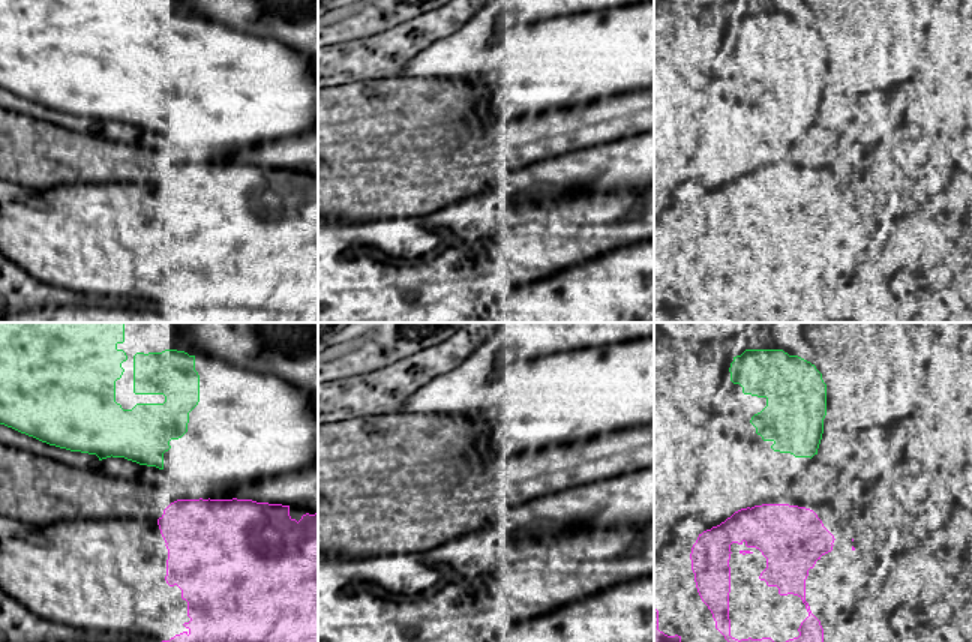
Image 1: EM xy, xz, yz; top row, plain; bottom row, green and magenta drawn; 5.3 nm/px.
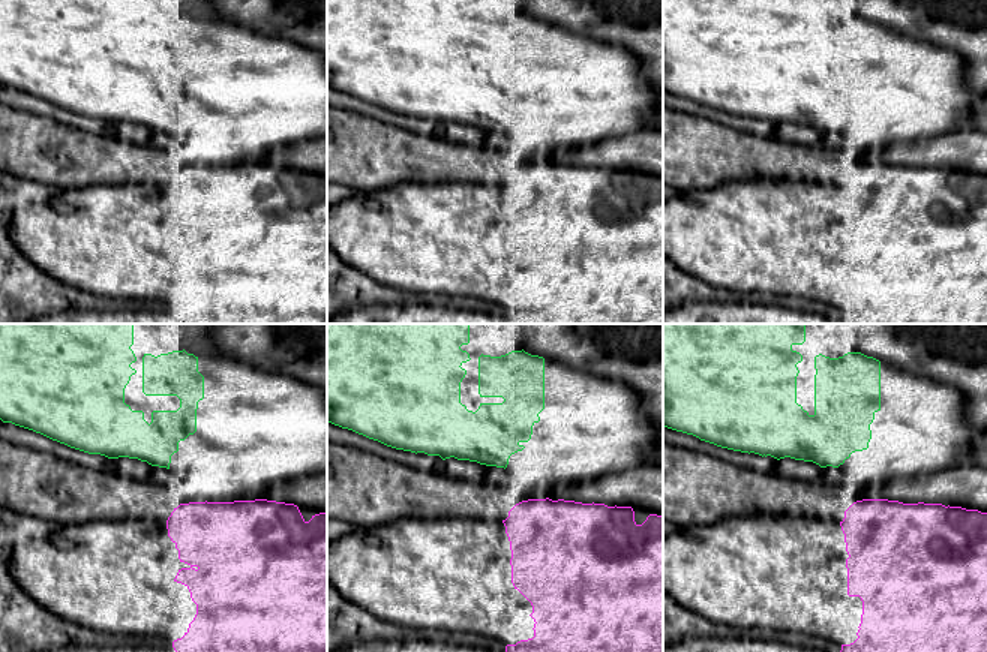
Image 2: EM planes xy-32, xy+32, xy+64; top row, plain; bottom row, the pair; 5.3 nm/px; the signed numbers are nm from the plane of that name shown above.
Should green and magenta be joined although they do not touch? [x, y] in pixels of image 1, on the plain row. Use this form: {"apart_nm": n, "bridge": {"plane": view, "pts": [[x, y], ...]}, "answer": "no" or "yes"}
{"apart_nm": 190, "bridge": {"plane": "xy", "pts": [[162, 132], [177, 164]]}, "answer": "yes"}

